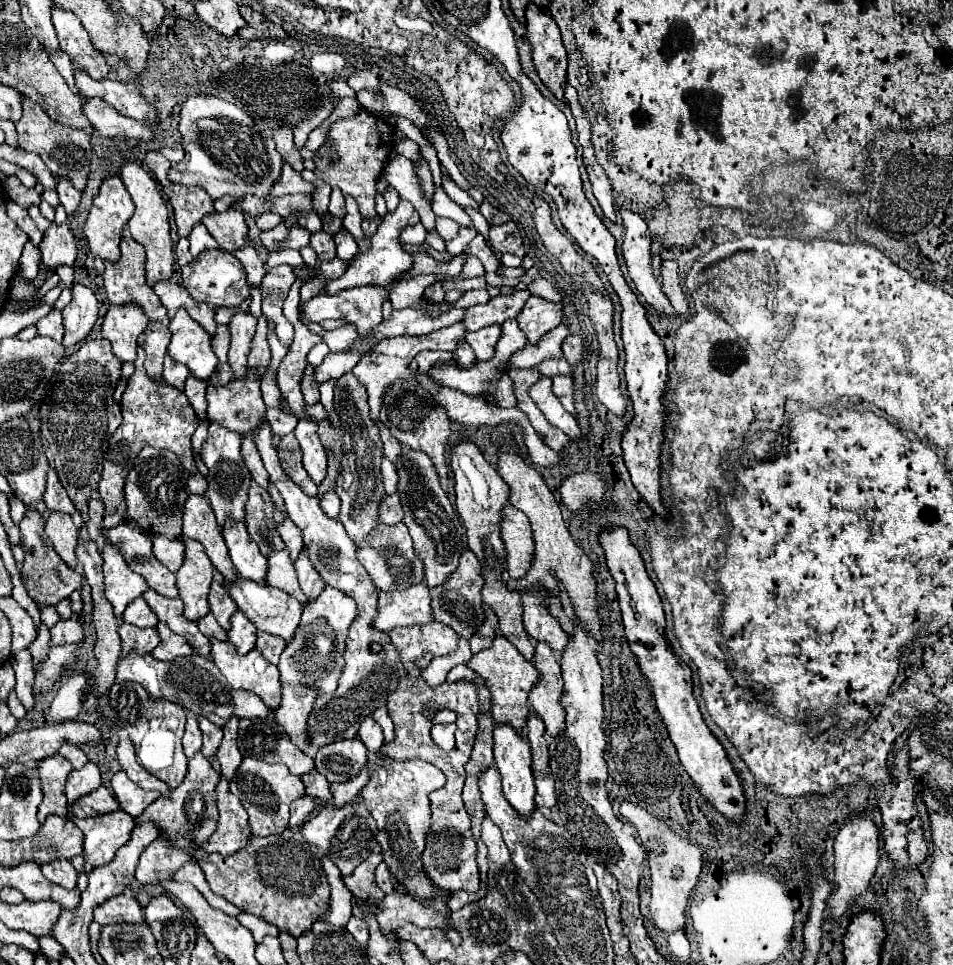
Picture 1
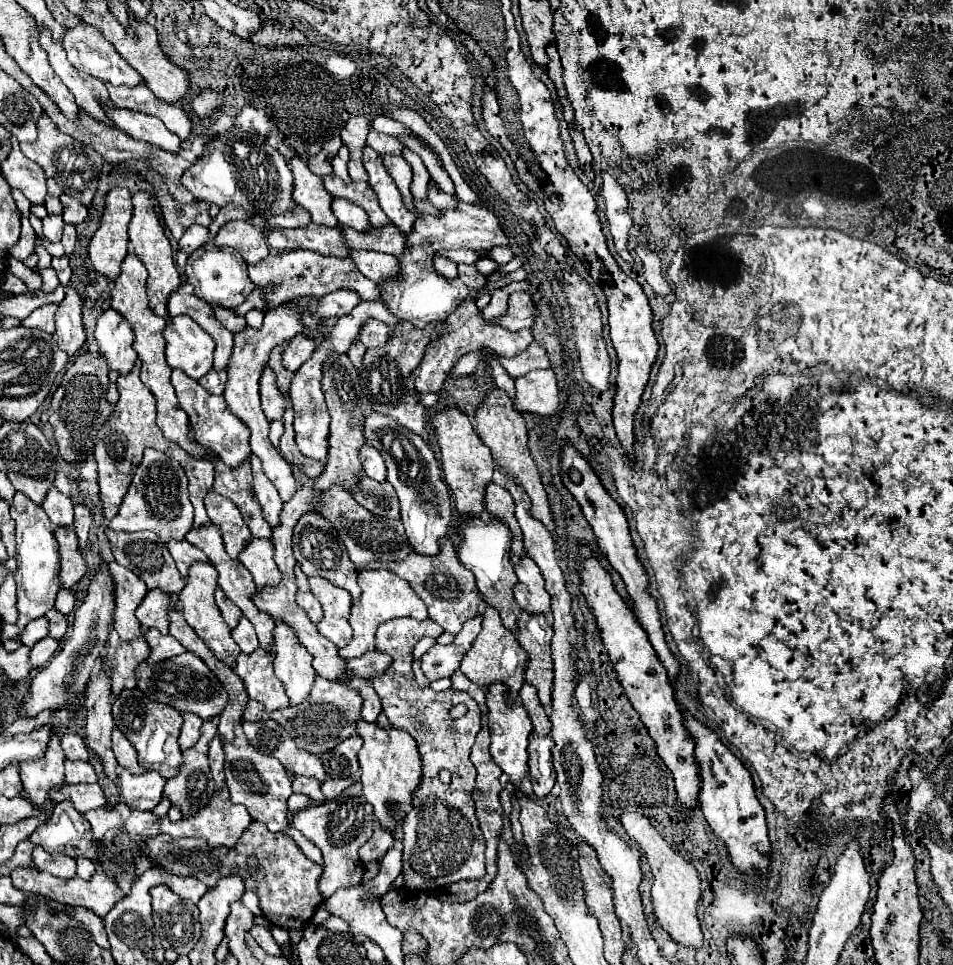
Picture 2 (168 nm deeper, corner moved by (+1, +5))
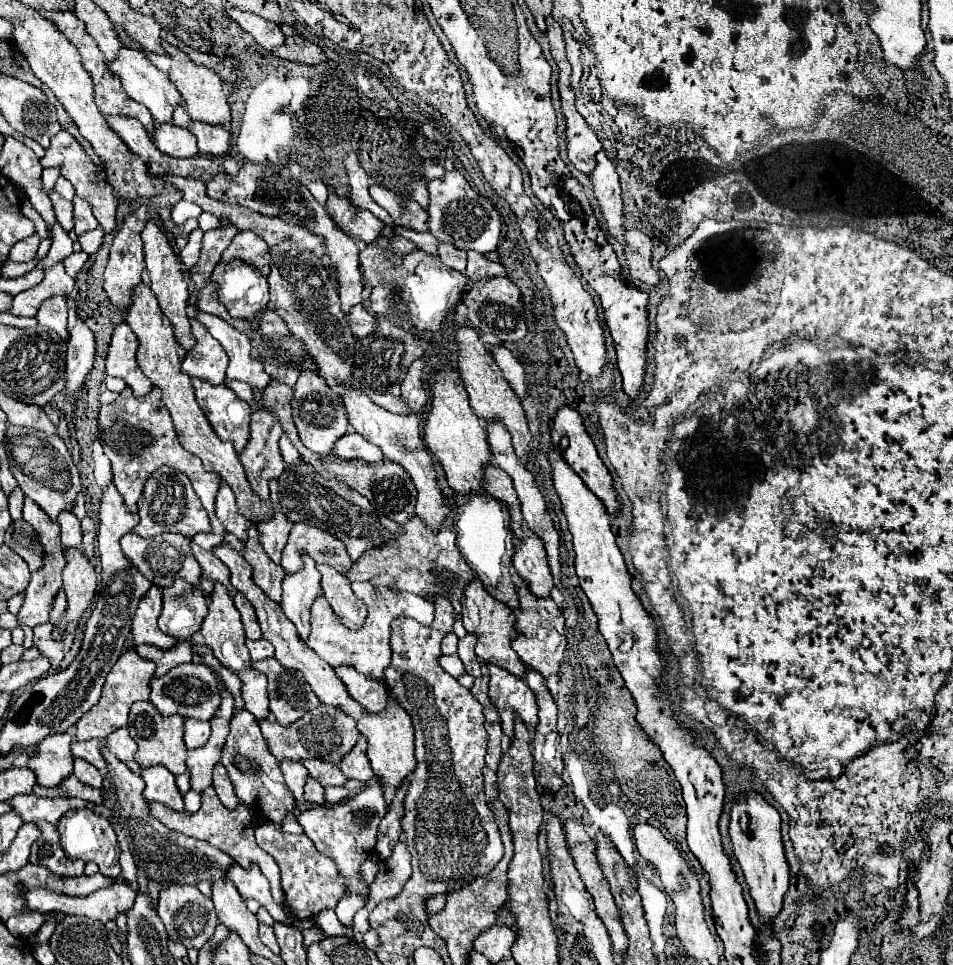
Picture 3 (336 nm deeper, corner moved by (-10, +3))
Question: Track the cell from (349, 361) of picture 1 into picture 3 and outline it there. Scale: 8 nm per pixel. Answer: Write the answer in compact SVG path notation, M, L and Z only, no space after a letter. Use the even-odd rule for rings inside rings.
M302 371L300 379L294 385L294 403L292 403L292 417L294 423L298 427L298 435L302 439L302 443L320 455L330 455L336 441L346 435L348 431L348 419L346 419L346 411L342 407L342 403L338 403L338 399L334 399L332 391L326 387L324 379L318 375L318 371Z

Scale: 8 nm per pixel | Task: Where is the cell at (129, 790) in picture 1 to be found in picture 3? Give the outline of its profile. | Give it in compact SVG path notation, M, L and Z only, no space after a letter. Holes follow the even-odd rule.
M164 765L142 769L142 779L146 783L144 797L148 801L160 801L174 811L184 809L182 795L178 793L178 787L176 787L176 777Z

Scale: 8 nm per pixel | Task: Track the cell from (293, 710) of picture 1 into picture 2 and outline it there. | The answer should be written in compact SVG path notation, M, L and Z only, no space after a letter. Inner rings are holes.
M277 621L273 667L287 689L291 705L299 705L313 687L315 669L311 661L311 653L297 641L295 631L285 621Z

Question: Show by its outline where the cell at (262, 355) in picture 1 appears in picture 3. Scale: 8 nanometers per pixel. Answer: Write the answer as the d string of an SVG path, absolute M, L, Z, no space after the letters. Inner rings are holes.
M258 409L252 413L250 431L250 443L240 453L240 463L254 495L268 499L268 481L276 479L284 471L284 461L278 451L282 425L274 411Z

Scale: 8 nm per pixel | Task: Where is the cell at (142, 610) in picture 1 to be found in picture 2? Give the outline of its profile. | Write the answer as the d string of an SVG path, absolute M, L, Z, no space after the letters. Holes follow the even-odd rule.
M151 589L143 603L137 607L137 619L141 621L141 625L145 629L159 629L163 635L169 633L169 625L167 625L167 613L171 609L177 609L179 601L173 599L171 593L163 593L161 589Z

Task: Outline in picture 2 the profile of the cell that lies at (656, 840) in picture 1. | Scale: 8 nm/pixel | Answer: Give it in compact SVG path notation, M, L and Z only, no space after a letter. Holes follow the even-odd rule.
M623 813L621 825L627 831L627 835L637 843L639 851L645 853L645 857L651 865L651 873L653 873L651 899L653 899L655 915L657 915L661 927L679 945L693 947L693 949L703 947L703 931L701 931L699 917L697 917L697 903L701 897L701 881L687 881L687 865L671 865L671 847L655 831L655 827L649 823L647 817L643 817L639 813Z

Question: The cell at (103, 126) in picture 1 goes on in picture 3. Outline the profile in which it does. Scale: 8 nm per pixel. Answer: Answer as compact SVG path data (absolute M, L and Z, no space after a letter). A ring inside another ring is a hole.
M154 121L154 131L150 137L152 137L152 143L166 155L192 157L194 153L198 153L194 135L188 129L176 127L172 123Z

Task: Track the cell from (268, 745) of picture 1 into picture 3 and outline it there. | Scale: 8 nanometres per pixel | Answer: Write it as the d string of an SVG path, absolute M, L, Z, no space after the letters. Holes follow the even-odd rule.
M302 759L302 765L308 769L308 773L318 783L322 783L322 787L346 783L346 777L342 775L340 767L336 767L334 763L328 763L328 761L322 761L322 759Z

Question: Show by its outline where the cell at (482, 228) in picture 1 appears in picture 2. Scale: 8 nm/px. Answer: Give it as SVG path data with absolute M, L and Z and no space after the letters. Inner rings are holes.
M429 183L429 185L427 185L427 191L429 191L429 201L431 201L437 209L455 209L455 207L457 207L453 195L443 193L437 185Z

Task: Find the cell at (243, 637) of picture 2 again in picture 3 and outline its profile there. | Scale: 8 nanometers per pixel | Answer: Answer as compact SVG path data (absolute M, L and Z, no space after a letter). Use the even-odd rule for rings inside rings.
M256 639L256 641L246 641L246 647L252 655L252 661L260 661L260 659L266 659L266 657L272 657L274 655L274 647L268 639Z

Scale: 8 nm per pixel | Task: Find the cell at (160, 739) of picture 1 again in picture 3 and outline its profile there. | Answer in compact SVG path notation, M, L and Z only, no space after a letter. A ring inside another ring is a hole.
M136 701L130 709L128 717L128 731L130 737L138 743L136 761L142 767L164 765L172 771L172 775L180 775L186 771L186 745L184 745L184 717L170 715L164 717L150 701Z

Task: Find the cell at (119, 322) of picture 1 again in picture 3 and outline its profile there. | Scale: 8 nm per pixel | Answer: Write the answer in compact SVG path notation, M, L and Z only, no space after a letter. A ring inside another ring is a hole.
M120 323L114 329L108 347L106 373L112 377L122 377L126 385L134 391L134 395L142 397L146 395L146 391L150 391L152 383L136 363L136 349L138 349L138 337L130 331L126 323Z

